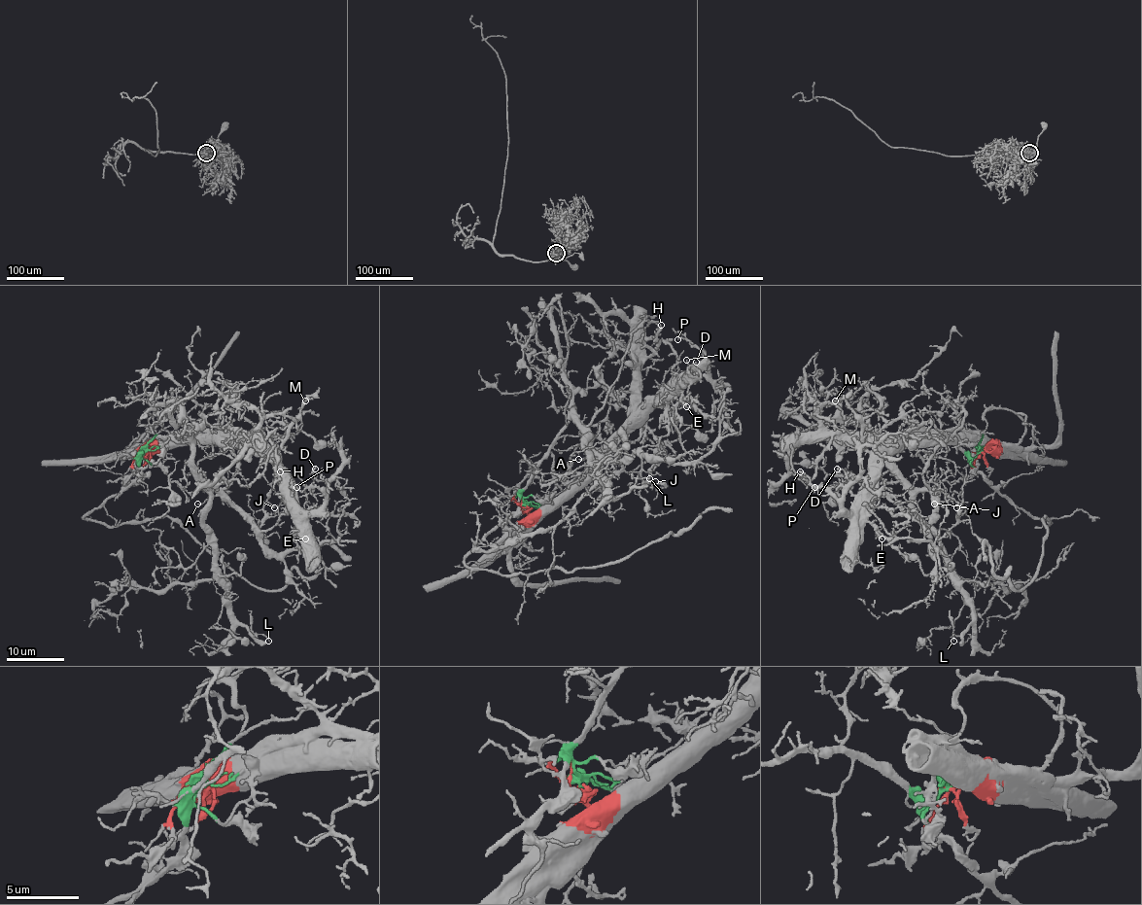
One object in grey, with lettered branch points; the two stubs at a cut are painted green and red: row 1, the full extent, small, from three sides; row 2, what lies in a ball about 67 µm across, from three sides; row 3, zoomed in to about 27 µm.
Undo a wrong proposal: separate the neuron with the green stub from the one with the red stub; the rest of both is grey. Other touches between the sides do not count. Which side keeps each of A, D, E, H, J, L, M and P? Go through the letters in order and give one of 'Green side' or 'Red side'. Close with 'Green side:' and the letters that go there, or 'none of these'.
A: Green side
D: Red side
E: Red side
H: Red side
J: Green side
L: Green side
M: Red side
P: Red side
Green side: A, J, L

